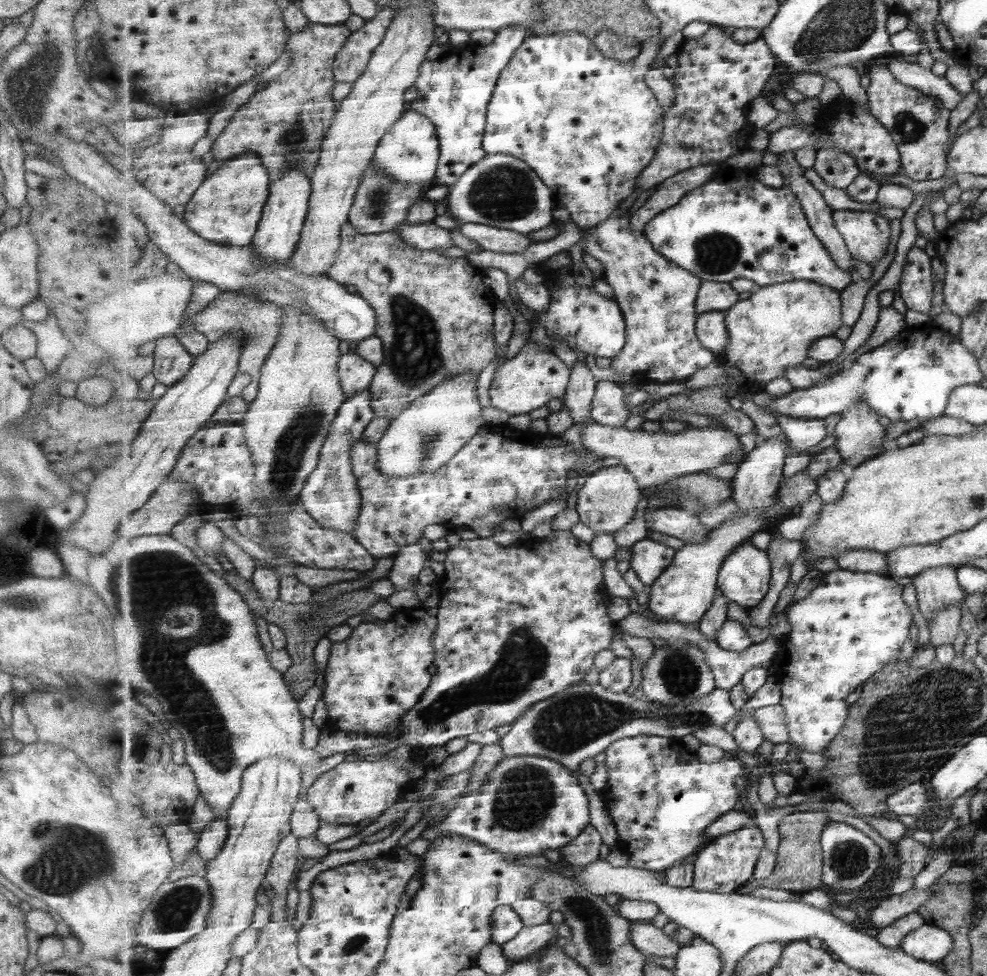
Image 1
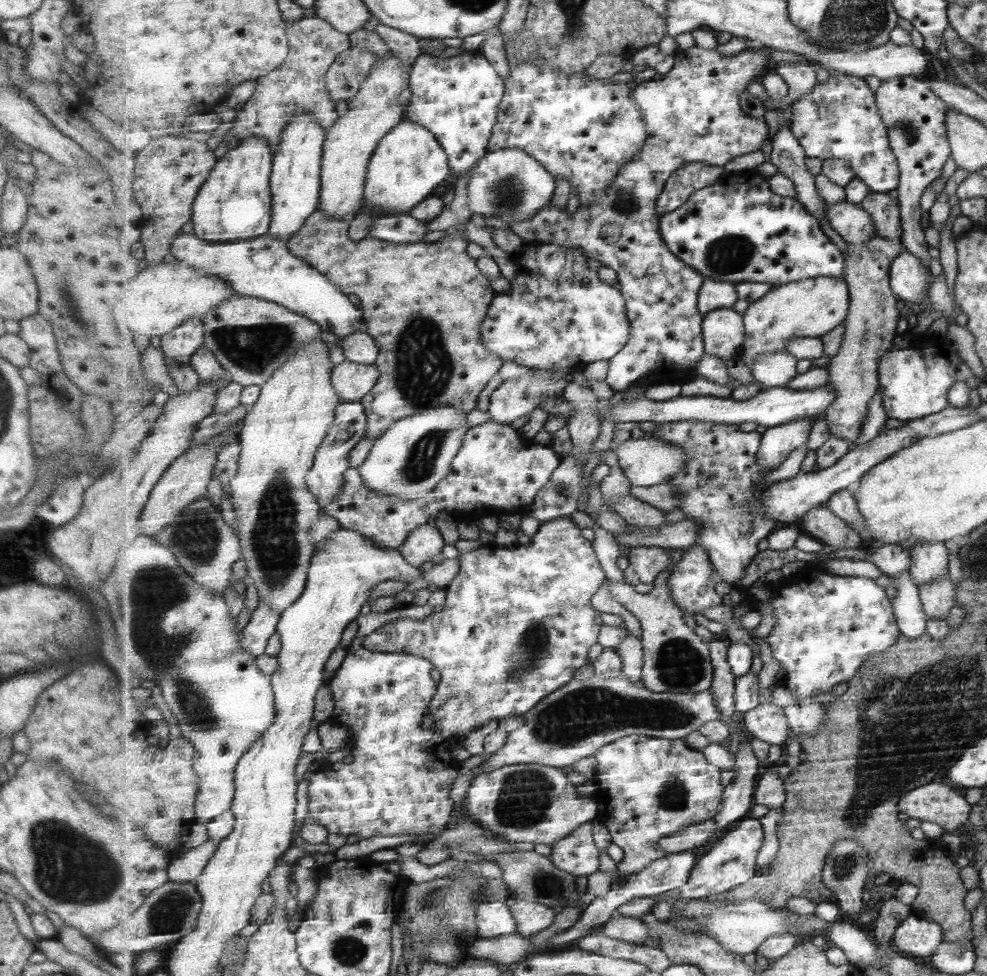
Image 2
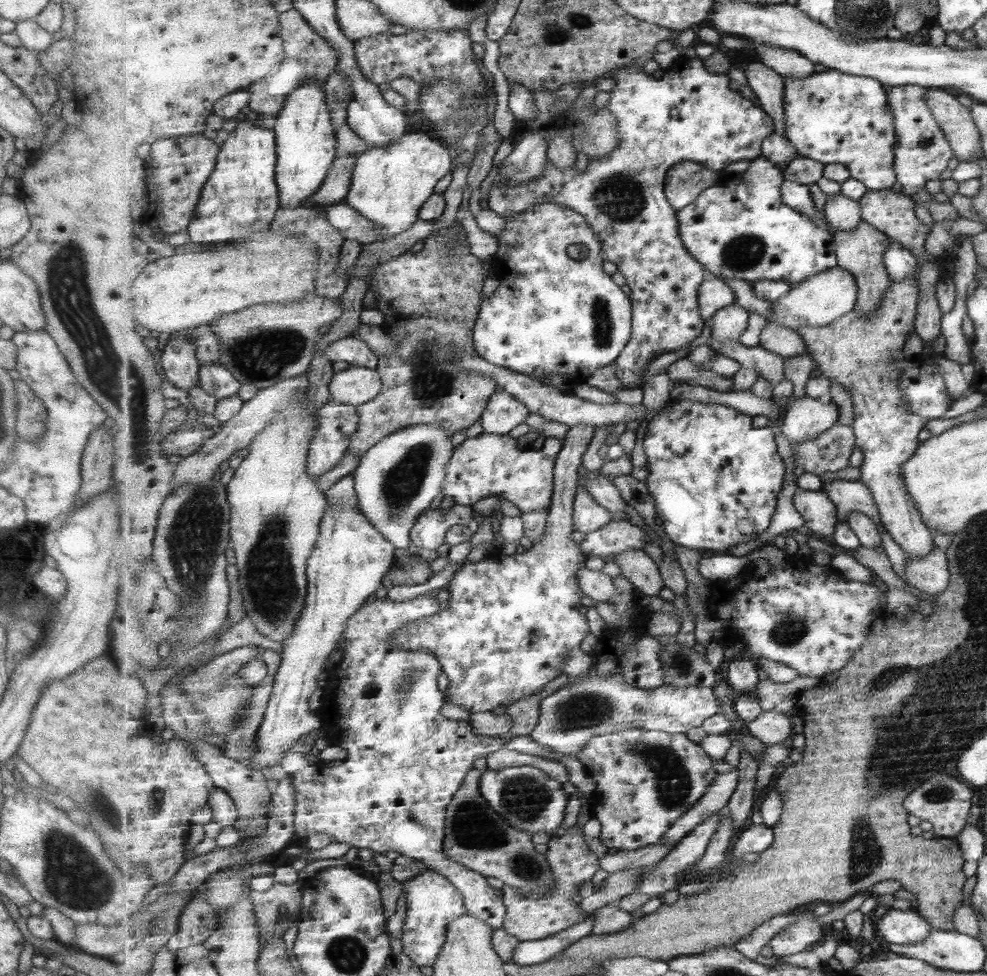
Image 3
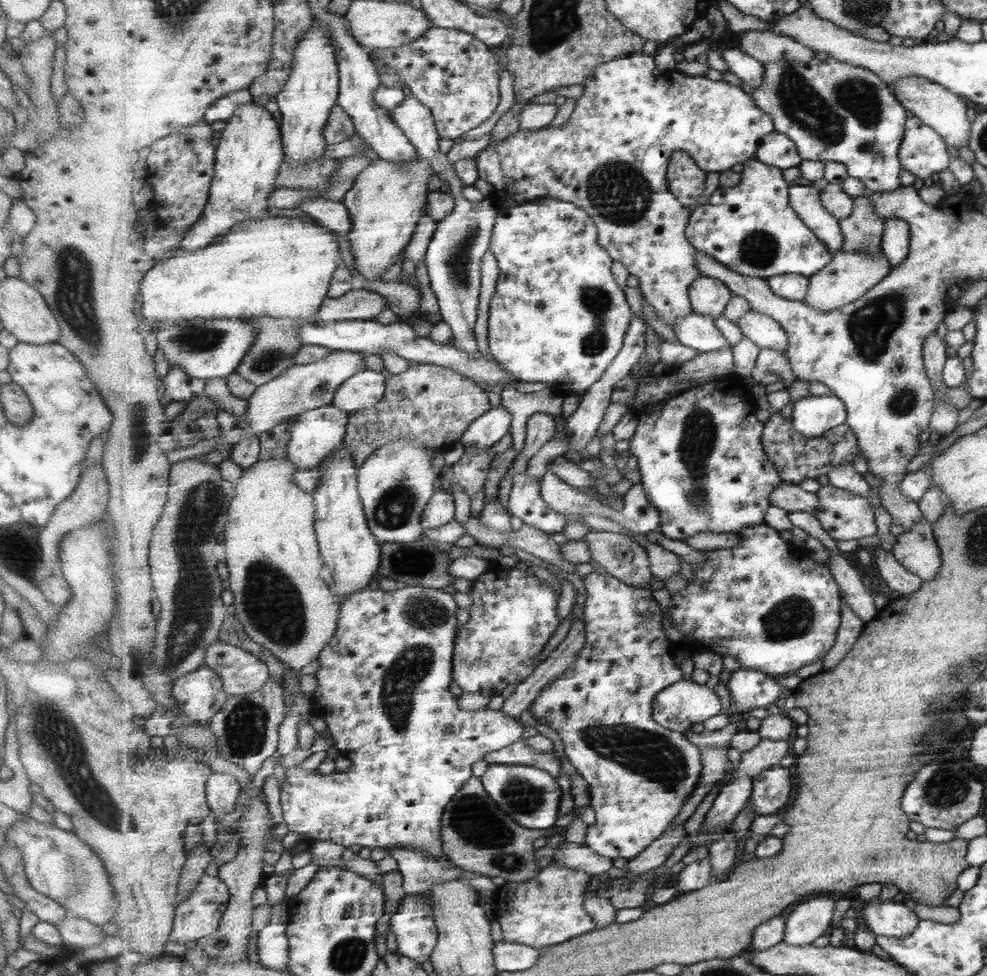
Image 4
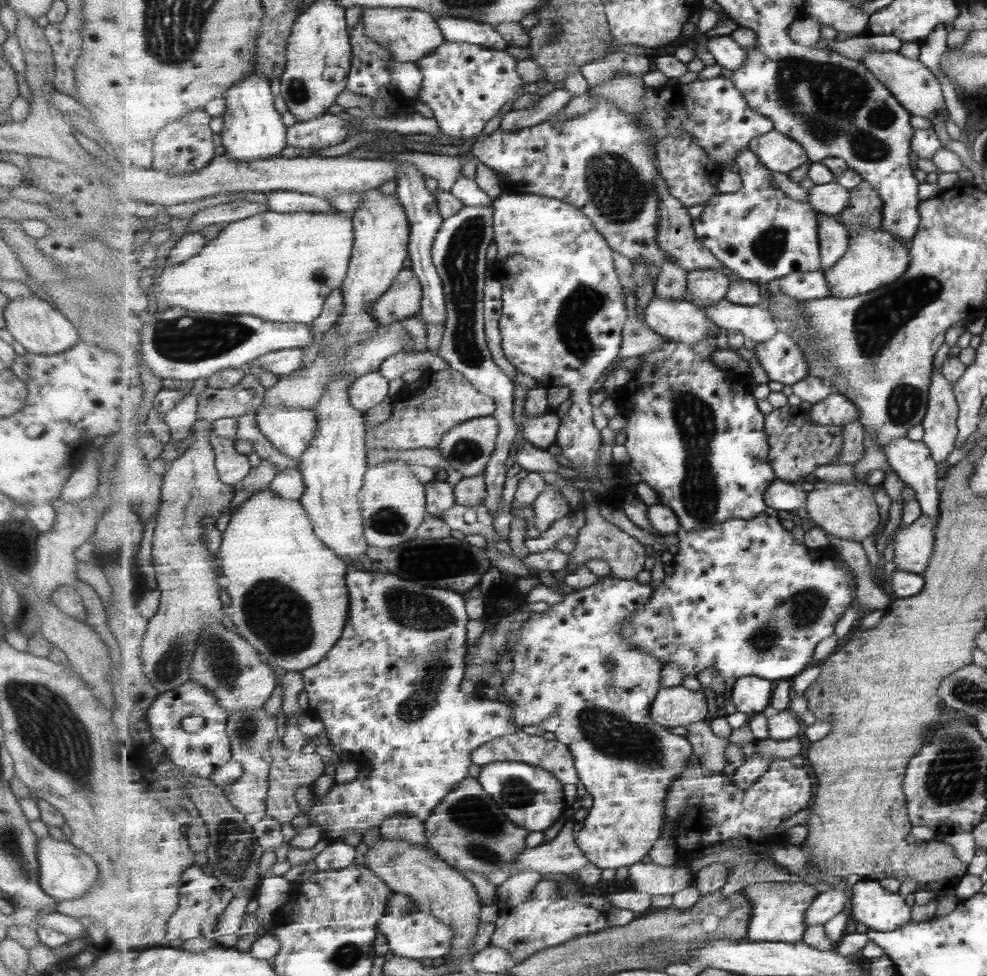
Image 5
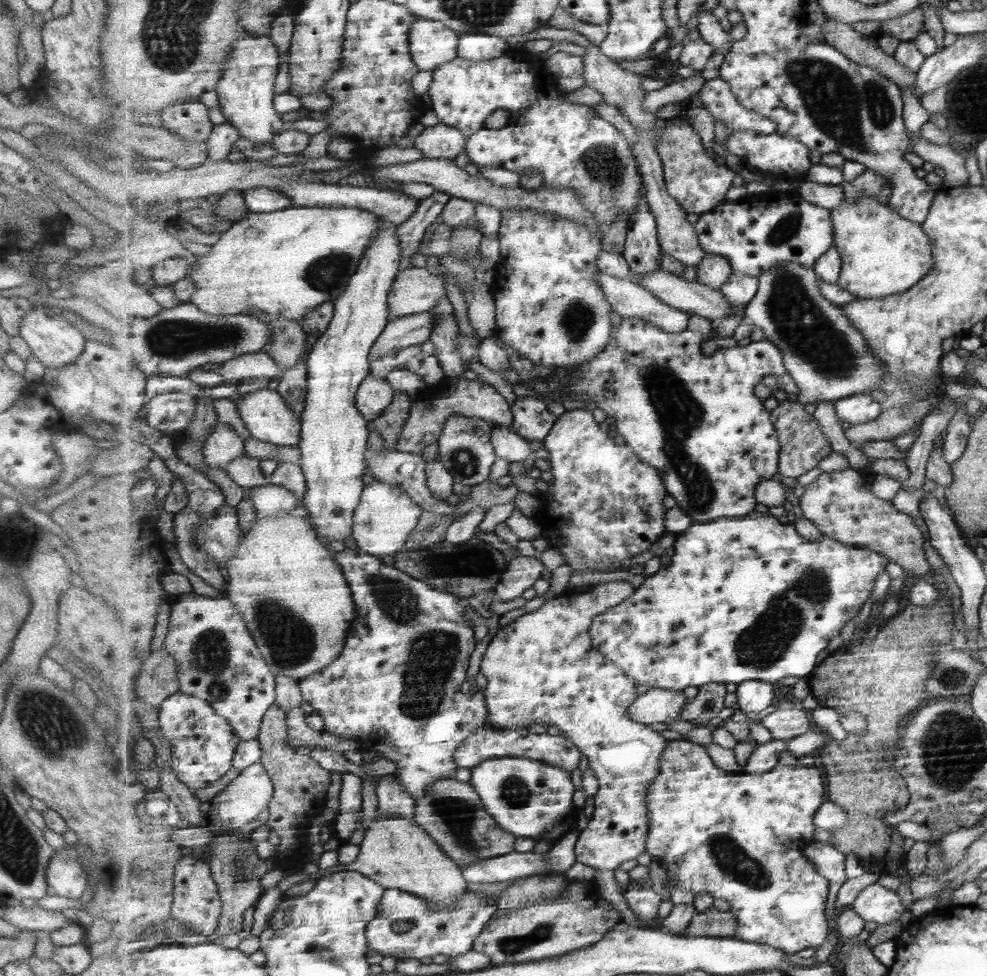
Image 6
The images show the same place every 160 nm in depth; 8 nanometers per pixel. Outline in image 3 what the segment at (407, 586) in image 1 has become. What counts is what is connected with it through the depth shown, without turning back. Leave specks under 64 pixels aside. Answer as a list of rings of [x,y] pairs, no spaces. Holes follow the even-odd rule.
[[[456,504],[453,508],[429,509],[417,519],[412,528],[412,543],[417,546],[418,553],[437,550],[447,543],[448,532],[452,526],[469,524],[473,517],[473,508],[461,504]]]

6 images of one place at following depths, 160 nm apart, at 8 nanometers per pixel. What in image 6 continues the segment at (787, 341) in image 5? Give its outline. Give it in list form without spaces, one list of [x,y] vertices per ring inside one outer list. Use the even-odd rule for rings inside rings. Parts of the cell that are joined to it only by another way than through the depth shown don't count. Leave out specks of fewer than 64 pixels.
[[[691,315],[690,316],[690,326],[687,331],[683,333],[678,334],[672,334],[668,331],[663,331],[659,327],[655,327],[653,323],[649,323],[648,319],[641,319],[640,317],[629,317],[627,319],[623,320],[623,323],[619,325],[618,329],[613,330],[613,333],[611,334],[611,337],[609,337],[609,345],[607,346],[607,349],[605,349],[605,353],[599,354],[599,357],[595,357],[593,361],[589,361],[589,363],[585,363],[583,365],[588,366],[588,370],[582,373],[581,375],[575,375],[569,376],[568,378],[568,384],[563,388],[563,392],[567,394],[572,395],[584,395],[588,397],[587,400],[583,401],[585,402],[585,405],[587,406],[586,409],[588,409],[588,406],[591,406],[591,410],[595,410],[595,408],[601,409],[603,412],[607,414],[607,416],[611,416],[611,418],[614,418],[616,428],[618,432],[624,437],[625,444],[627,446],[631,446],[633,448],[633,451],[637,452],[637,457],[641,459],[641,462],[649,464],[651,467],[657,468],[657,471],[659,471],[663,477],[664,477],[664,483],[665,486],[667,486],[668,494],[672,496],[677,504],[694,520],[695,523],[699,522],[711,522],[713,520],[717,520],[718,518],[735,518],[735,517],[744,517],[748,514],[751,514],[752,512],[755,512],[755,508],[757,508],[757,487],[758,483],[763,480],[771,480],[776,476],[776,474],[780,473],[780,434],[777,432],[776,426],[773,424],[772,421],[772,412],[767,412],[765,414],[765,406],[763,406],[763,400],[759,400],[757,396],[755,396],[755,386],[765,378],[765,376],[773,376],[774,378],[781,377],[785,381],[790,379],[790,374],[787,371],[787,368],[785,368],[785,360],[784,355],[781,354],[781,350],[779,350],[779,346],[775,346],[771,340],[767,340],[765,338],[764,340],[761,340],[757,343],[751,342],[746,346],[737,346],[734,348],[723,348],[721,351],[718,351],[715,355],[704,355],[704,345],[705,341],[709,341],[711,337],[713,337],[713,322],[711,322],[709,319],[701,317],[700,315]]]

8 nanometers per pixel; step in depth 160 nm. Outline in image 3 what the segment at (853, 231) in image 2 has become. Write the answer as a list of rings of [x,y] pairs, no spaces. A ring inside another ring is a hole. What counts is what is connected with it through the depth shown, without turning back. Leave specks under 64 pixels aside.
[[[843,193],[827,196],[825,203],[826,220],[835,230],[856,230],[862,223],[860,201],[853,200]]]

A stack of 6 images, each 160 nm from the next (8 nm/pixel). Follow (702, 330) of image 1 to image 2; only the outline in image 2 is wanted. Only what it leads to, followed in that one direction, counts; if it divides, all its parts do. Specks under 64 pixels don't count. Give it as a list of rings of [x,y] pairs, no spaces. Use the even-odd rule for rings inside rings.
[[[734,308],[712,310],[704,315],[706,353],[728,362],[745,344],[743,316]]]

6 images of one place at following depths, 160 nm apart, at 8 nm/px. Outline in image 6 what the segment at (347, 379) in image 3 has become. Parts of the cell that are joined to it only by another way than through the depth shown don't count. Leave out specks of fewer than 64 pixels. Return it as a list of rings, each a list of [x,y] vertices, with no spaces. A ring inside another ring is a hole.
[[[369,375],[361,384],[356,405],[370,423],[379,418],[395,398],[396,391],[386,378],[375,378],[375,375]]]

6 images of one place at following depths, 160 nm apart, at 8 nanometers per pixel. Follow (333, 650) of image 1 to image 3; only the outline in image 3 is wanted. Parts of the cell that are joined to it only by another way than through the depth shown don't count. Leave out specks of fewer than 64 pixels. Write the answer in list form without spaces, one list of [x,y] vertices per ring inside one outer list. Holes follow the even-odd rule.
[[[429,592],[423,596],[417,596],[417,599],[407,602],[395,602],[389,598],[378,600],[372,598],[367,602],[363,609],[359,610],[353,618],[349,619],[348,629],[343,634],[340,645],[342,645],[342,660],[337,664],[335,674],[333,674],[333,680],[327,681],[326,686],[323,688],[323,701],[321,702],[322,711],[318,709],[316,712],[321,716],[323,722],[325,722],[325,729],[331,732],[333,736],[337,736],[337,746],[340,746],[347,750],[347,756],[342,762],[338,762],[337,766],[327,766],[318,768],[314,764],[307,766],[307,768],[301,768],[290,773],[289,777],[293,780],[293,786],[295,786],[295,796],[297,796],[297,807],[295,807],[295,836],[298,840],[304,839],[315,834],[329,834],[335,838],[335,842],[345,842],[354,848],[368,848],[374,852],[385,854],[389,850],[398,852],[401,856],[409,856],[415,860],[421,862],[426,866],[427,870],[437,872],[441,876],[445,876],[449,882],[453,882],[455,886],[463,893],[465,899],[465,908],[467,912],[473,915],[475,918],[488,923],[493,927],[493,931],[502,930],[504,928],[504,922],[508,911],[507,905],[504,901],[504,892],[502,889],[493,888],[487,878],[484,875],[478,874],[476,871],[461,865],[449,859],[449,855],[444,852],[444,841],[446,838],[446,819],[448,818],[448,807],[456,797],[457,791],[463,786],[467,773],[474,767],[474,762],[480,754],[490,755],[501,750],[507,740],[514,735],[512,733],[508,736],[489,736],[477,734],[473,730],[472,723],[461,720],[451,720],[441,715],[441,708],[445,706],[445,693],[439,690],[439,684],[437,684],[437,678],[439,674],[443,674],[444,670],[440,659],[433,654],[432,651],[421,650],[403,650],[402,647],[392,646],[390,640],[394,637],[395,633],[399,633],[399,630],[403,629],[405,625],[412,625],[413,621],[424,620],[425,617],[431,617],[434,614],[439,613],[441,610],[441,602],[435,596],[432,596]]]

